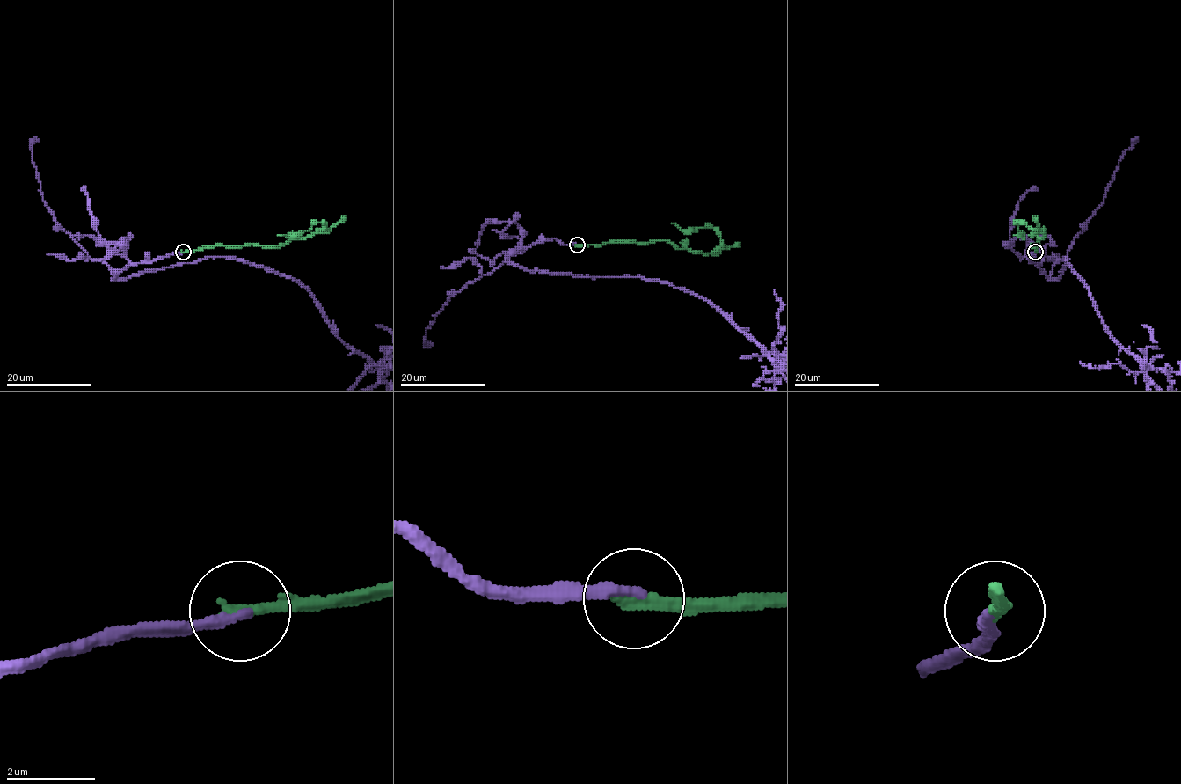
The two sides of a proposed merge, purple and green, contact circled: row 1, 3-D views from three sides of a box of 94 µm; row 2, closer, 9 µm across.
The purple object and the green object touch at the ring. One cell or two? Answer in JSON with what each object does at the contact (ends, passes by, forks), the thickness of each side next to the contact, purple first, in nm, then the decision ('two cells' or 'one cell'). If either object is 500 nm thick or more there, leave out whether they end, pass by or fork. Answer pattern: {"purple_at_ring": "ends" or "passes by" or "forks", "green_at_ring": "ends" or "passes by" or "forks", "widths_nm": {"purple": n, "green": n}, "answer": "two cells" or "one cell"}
{"purple_at_ring": "ends", "green_at_ring": "ends", "widths_nm": {"purple": 280, "green": 320}, "answer": "one cell"}

